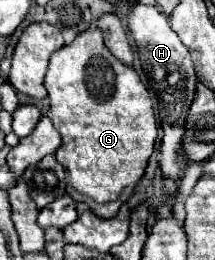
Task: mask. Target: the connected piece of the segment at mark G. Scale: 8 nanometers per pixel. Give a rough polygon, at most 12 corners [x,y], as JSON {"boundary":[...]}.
{"boundary":[[99,29],[51,55],[67,195],[115,217],[157,123]]}

